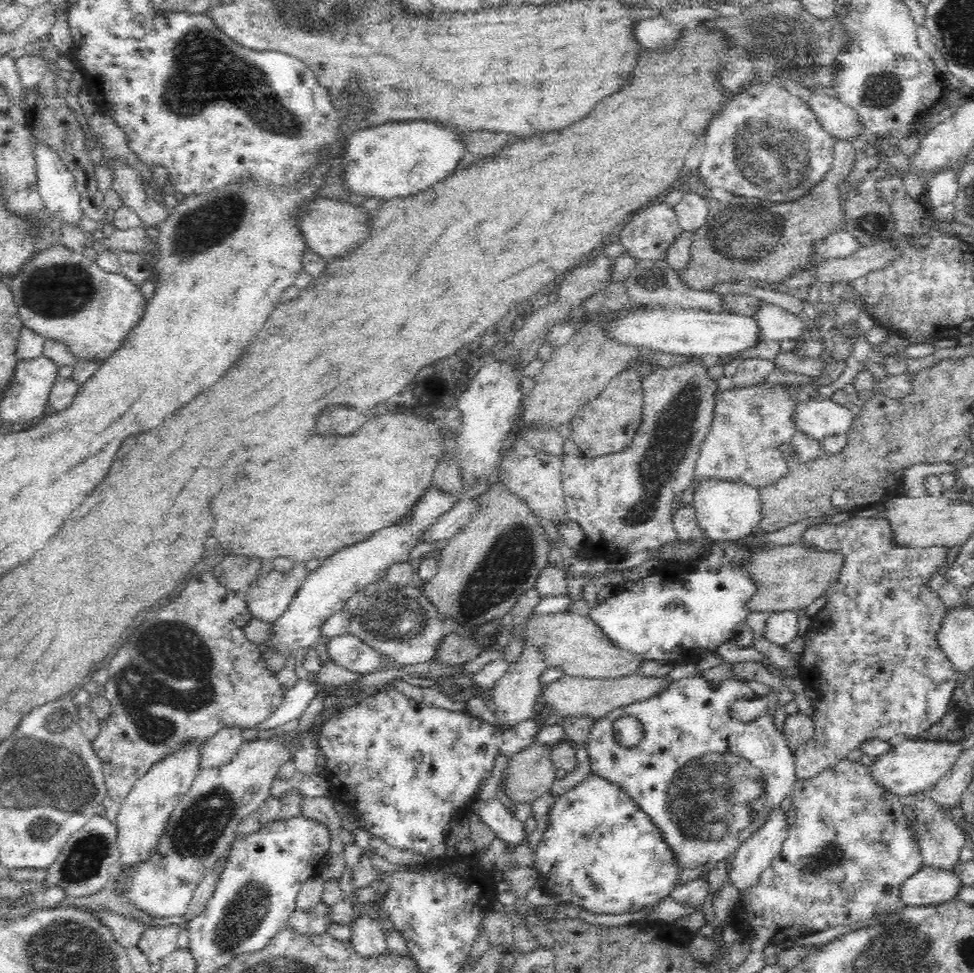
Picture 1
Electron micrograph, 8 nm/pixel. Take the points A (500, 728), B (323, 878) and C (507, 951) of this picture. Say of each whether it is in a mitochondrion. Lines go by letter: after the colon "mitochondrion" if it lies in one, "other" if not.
A: other
B: other
C: other

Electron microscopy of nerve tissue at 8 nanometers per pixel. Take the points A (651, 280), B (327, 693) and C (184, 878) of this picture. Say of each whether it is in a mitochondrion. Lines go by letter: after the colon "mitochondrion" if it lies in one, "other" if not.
A: mitochondrion
B: other
C: mitochondrion

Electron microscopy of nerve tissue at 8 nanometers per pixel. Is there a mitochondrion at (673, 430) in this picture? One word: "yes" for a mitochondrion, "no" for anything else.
yes

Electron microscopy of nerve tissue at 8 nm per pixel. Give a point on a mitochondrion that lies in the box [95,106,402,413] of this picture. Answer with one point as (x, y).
(200, 229)

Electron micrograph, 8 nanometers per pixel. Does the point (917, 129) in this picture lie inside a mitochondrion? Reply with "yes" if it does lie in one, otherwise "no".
no

